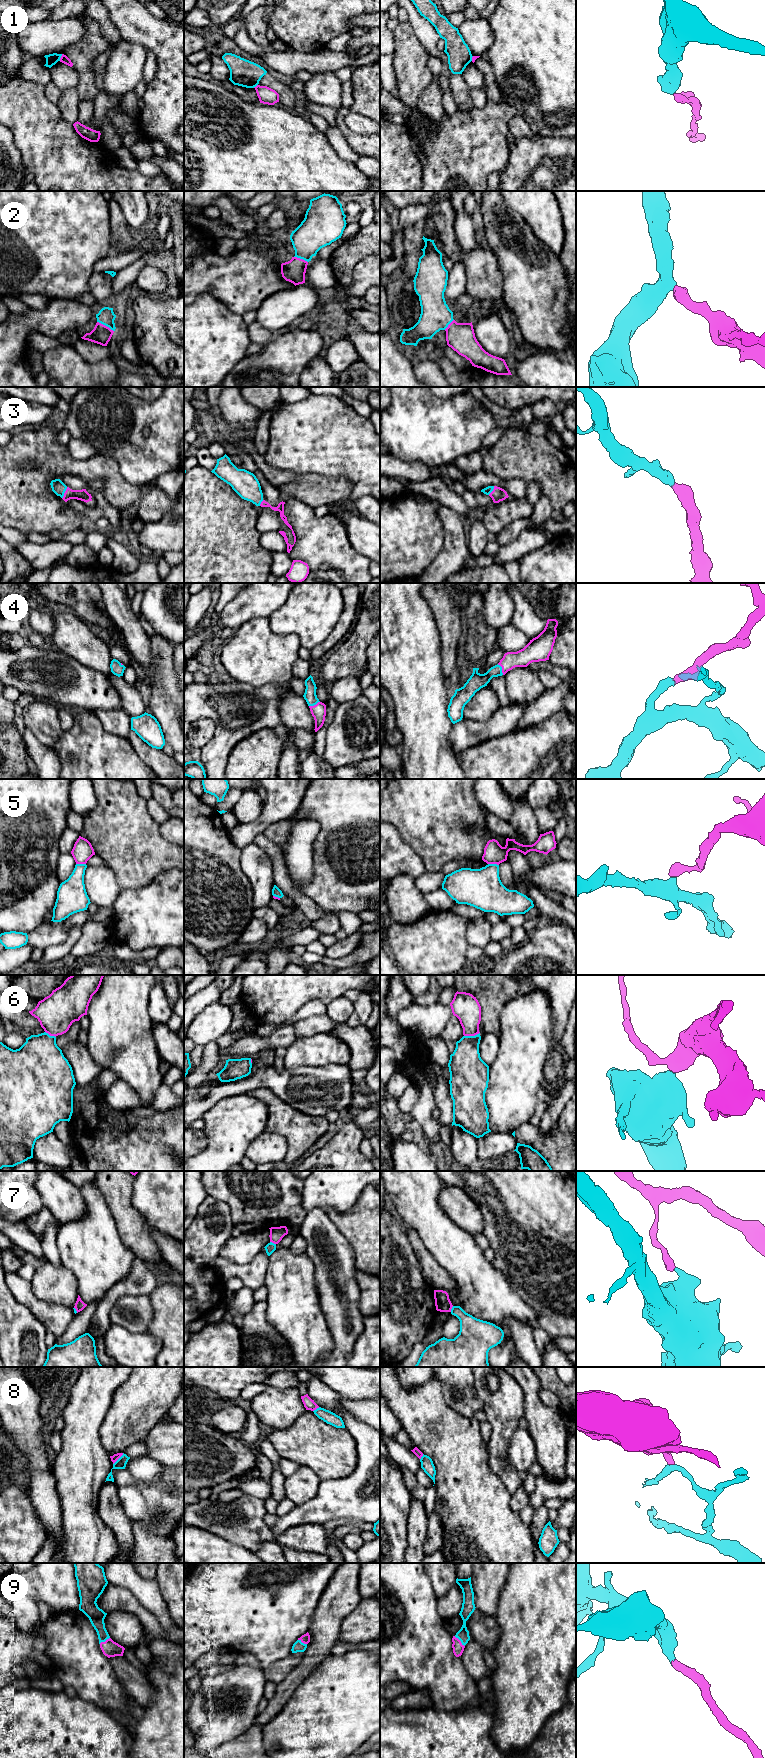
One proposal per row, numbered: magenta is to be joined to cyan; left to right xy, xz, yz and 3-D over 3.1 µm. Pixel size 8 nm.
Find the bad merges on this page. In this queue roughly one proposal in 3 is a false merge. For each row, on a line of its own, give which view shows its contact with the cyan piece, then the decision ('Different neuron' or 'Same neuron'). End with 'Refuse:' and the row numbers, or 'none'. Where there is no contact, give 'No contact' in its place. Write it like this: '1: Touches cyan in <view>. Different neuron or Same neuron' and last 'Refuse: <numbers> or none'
1: Touches cyan in xy. Different neuron
2: Touches cyan in xy. Same neuron
3: Touches cyan in xy. Same neuron
4: Touches cyan in yz. Same neuron
5: Touches cyan in yz. Different neuron
6: Touches cyan in yz. Same neuron
7: Touches cyan in xz. Different neuron
8: Touches cyan in xy. Different neuron
9: Touches cyan in yz. Same neuron
Refuse: 1, 5, 7, 8

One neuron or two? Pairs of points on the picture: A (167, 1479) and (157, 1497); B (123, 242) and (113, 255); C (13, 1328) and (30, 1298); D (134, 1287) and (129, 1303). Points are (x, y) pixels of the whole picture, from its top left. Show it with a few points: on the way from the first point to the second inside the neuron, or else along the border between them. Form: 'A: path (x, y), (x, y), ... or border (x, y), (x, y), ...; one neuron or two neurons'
A: path (167, 1483), (167, 1487), (161, 1493); one neuron
B: border (111, 245), (117, 250), (130, 250), (135, 246); two neurons
C: border (10, 1290), (12, 1295), (41, 1323); two neurons
D: border (148, 1294), (121, 1295), (112, 1307); two neurons

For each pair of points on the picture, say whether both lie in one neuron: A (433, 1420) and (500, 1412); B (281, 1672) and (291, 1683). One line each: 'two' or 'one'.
A: two
B: two

